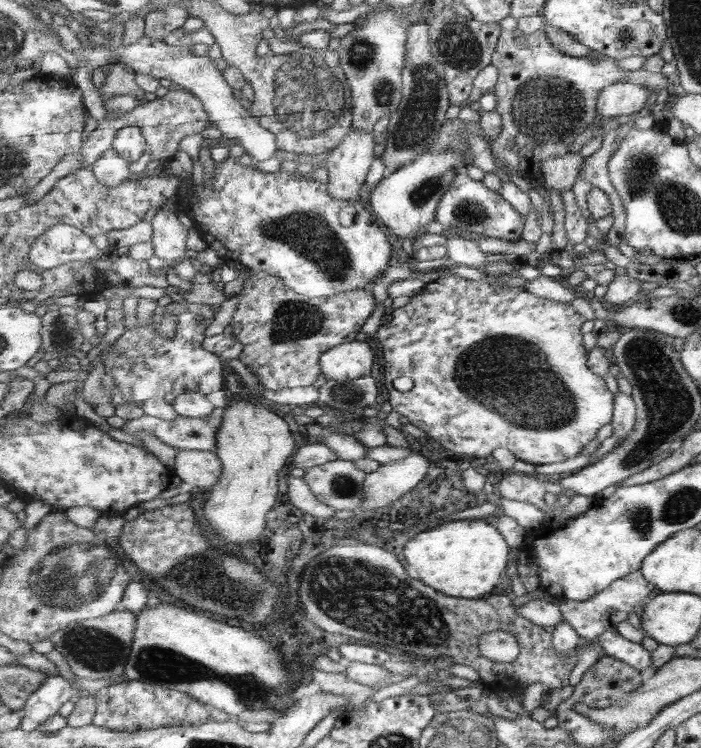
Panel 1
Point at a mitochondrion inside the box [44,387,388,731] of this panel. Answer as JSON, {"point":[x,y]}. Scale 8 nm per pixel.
{"point":[158,663]}

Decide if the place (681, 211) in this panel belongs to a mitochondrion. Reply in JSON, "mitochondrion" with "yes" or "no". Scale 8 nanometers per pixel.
{"mitochondrion":"yes"}

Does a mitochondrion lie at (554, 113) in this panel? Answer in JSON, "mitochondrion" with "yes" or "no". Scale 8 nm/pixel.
{"mitochondrion":"yes"}

